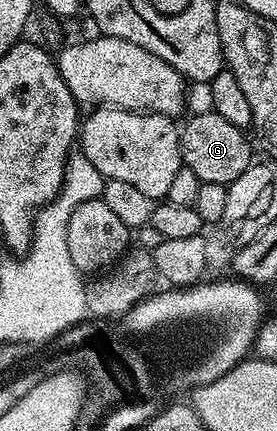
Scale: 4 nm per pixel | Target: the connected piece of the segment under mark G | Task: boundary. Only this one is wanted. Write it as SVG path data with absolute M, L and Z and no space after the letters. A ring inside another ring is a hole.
M205 110L189 118L180 128L180 158L183 167L194 170L201 184L218 182L230 185L238 174L253 163L252 148L248 145L245 129L233 126L222 114Z

